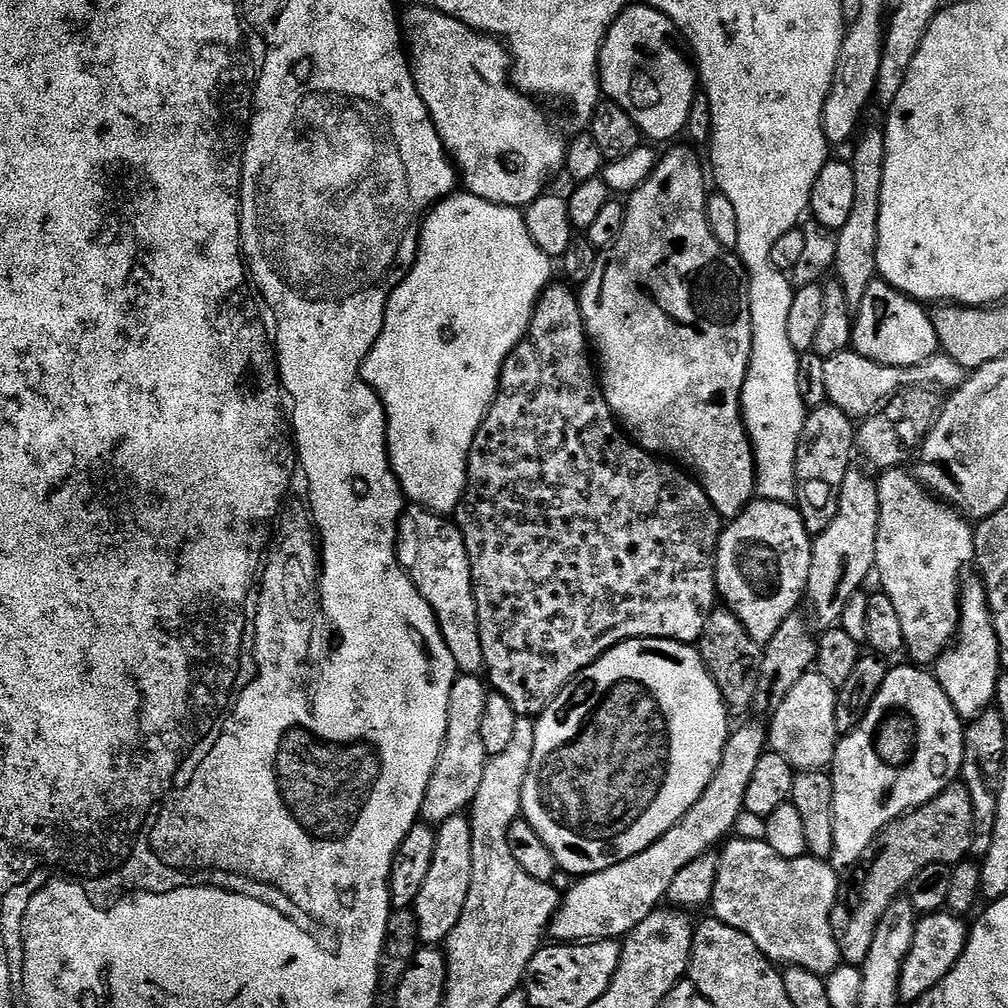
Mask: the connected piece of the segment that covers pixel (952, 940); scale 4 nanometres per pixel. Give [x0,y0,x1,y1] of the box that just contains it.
[900,910,969,1002]

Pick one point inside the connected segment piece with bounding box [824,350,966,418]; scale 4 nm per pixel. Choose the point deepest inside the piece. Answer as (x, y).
(859, 386)

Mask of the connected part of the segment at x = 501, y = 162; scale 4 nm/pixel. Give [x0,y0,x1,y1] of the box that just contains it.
[402,6,566,209]

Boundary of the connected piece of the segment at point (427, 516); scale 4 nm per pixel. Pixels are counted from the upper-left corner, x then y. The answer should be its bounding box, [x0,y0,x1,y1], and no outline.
[396,506,484,674]

